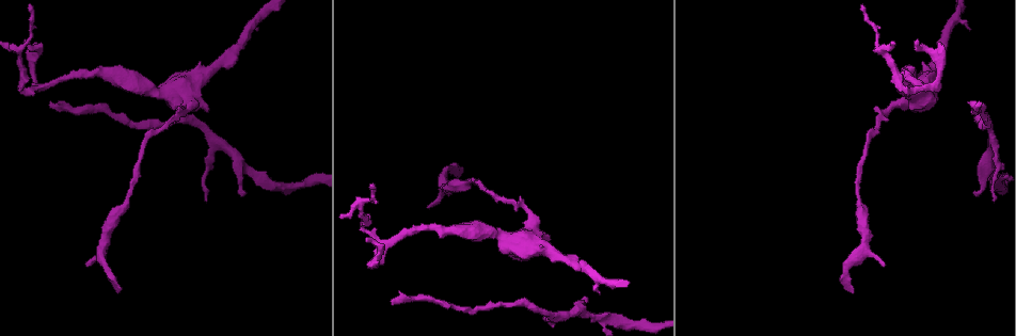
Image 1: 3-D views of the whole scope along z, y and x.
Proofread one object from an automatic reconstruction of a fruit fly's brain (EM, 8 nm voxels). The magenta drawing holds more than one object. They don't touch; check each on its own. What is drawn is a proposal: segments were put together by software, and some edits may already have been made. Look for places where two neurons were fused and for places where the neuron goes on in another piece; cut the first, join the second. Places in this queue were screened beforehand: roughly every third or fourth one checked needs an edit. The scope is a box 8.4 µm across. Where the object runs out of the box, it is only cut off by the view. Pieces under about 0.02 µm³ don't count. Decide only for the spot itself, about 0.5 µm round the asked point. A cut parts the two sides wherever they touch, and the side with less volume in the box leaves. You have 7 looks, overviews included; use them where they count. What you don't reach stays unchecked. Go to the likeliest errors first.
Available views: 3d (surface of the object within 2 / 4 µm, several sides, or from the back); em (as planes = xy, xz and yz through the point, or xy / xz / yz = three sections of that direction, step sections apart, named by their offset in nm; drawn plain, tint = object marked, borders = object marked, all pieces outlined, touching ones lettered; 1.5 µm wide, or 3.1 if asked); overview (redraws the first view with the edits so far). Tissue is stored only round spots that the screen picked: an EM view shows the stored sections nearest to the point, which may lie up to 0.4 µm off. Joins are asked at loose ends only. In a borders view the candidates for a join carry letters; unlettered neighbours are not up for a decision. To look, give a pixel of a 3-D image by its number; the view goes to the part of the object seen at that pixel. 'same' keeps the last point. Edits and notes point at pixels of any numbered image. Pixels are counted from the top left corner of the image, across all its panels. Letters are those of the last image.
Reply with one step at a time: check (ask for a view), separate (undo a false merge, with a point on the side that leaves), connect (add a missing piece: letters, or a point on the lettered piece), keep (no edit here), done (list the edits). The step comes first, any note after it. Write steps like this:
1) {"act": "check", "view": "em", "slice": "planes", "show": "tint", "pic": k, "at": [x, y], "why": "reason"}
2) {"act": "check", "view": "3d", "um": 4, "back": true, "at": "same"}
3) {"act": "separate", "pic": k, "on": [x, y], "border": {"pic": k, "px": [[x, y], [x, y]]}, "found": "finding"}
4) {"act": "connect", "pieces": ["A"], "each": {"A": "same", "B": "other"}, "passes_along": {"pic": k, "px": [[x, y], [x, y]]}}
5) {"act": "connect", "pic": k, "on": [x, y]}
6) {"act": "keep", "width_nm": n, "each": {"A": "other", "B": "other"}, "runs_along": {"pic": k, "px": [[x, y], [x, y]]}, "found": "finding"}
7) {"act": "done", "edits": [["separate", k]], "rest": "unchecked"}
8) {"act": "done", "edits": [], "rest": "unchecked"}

{"act": "check", "view": "3d", "um": 2, "pic": 1, "at": [980, 101], "why": "end of a long branch"}

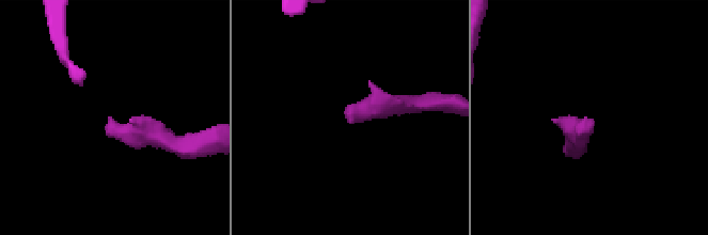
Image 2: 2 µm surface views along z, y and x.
{"act": "check", "view": "em", "slice": "yz", "step": 8, "show": "borders", "pic": 2, "at": [348, 121]}

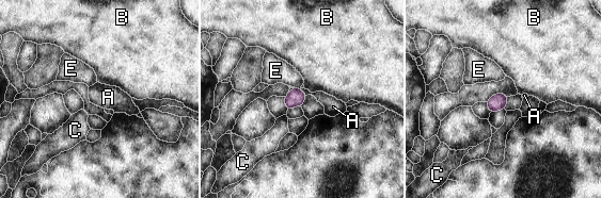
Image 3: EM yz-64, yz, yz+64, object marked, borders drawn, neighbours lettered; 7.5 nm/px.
{"act": "check", "view": "em", "slice": "planes", "show": "borders", "at": "same", "why": "cut it another way"}

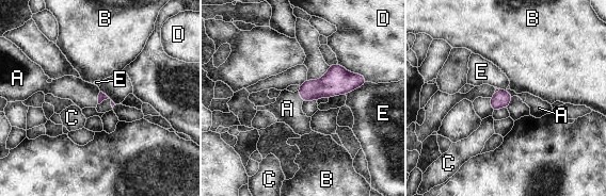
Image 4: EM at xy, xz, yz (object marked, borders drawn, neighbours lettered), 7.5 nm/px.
{"act": "connect", "pieces": ["A"], "each": {"A": "same", "B": "other", "C": "other", "D": "other", "E": "other"}, "passes_along": {"pic": 4, "px": [[101, 97], [98, 98], [83, 94]]}, "found": "the neuron continues"}

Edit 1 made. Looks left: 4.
{"act": "check", "view": "3d", "um": 4, "pic": 1, "at": [853, 293], "why": "tapers out"}

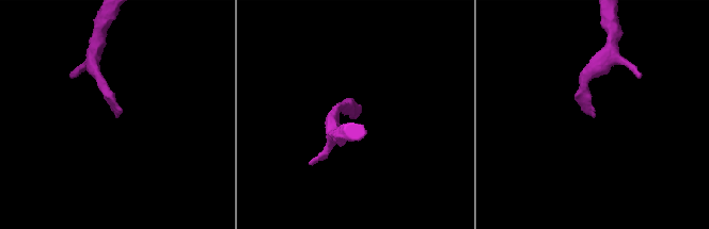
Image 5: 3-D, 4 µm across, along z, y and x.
{"act": "check", "view": "em", "slice": "xy", "step": 4, "show": "borders", "pic": 5, "at": [115, 116], "why": "shape alone is not enough"}

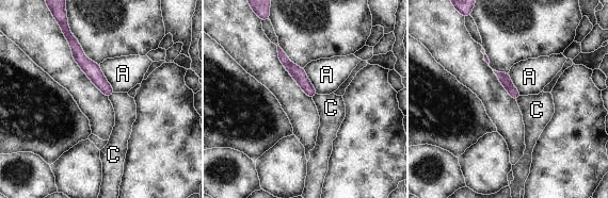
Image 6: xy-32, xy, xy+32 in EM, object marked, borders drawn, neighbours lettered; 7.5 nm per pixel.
{"act": "keep", "each": {"A": "other", "C": "other"}, "border": {"pic": 6, "px": [[114, 92], [109, 97]]}, "found": "no lettered piece goes on from it"}

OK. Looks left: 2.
{"act": "check", "view": "3d", "um": 2, "pic": 1, "at": [859, 188], "why": "a narrow waist"}

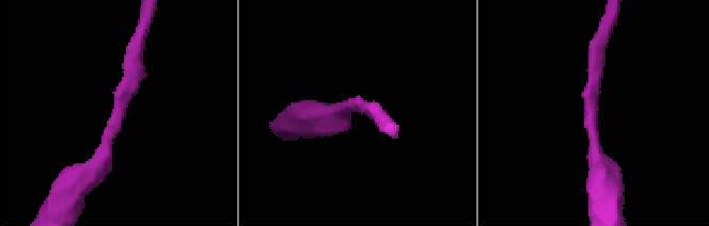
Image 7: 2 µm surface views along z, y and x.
{"act": "check", "view": "em", "slice": "yz", "step": 8, "show": "borders", "pic": 7, "at": [121, 110], "why": "need the tissue"}

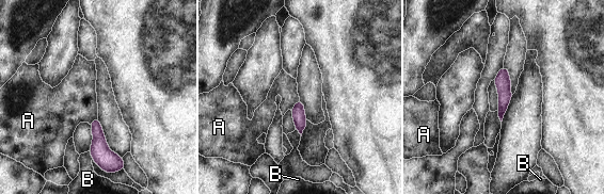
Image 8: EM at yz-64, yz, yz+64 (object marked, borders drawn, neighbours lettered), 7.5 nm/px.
{"act": "keep", "width_nm": 100, "each": {"A": "other", "B": "other"}, "border": {"pic": 8, "px": [[299, 99], [291, 111]]}, "found": "one neuron here"}

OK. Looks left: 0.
{"act": "done", "edits": [["connect", 4]], "rest": "unchecked"}

